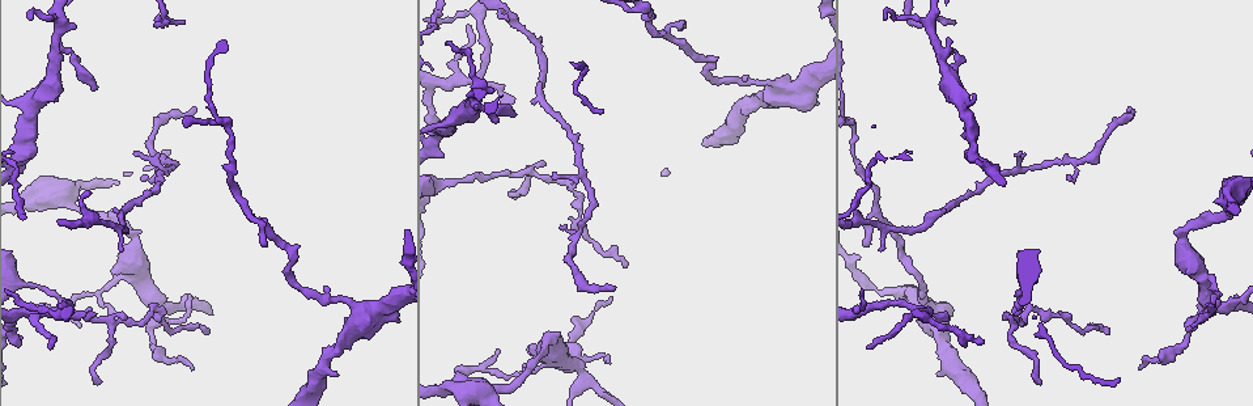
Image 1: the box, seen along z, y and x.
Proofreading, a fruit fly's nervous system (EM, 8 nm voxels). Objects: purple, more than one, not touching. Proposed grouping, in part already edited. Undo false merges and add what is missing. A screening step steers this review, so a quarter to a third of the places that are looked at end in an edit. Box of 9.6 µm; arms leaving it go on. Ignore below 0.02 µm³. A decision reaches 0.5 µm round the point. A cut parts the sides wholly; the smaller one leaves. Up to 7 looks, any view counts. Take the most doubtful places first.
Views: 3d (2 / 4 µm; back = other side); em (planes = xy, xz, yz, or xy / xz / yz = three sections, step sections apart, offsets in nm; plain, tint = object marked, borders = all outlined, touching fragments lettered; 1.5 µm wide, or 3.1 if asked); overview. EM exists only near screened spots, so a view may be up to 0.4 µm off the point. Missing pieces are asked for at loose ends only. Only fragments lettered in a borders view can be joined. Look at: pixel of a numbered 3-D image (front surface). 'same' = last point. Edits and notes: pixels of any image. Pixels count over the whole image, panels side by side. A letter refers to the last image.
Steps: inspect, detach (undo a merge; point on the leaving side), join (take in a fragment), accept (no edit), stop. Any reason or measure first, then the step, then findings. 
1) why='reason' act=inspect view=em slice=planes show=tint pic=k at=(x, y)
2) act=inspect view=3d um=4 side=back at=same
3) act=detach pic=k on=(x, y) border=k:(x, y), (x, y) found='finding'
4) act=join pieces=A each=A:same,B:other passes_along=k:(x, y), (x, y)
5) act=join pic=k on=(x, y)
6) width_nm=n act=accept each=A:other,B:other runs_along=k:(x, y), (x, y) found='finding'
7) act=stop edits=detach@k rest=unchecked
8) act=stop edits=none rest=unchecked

why='free end' act=inspect view=3d um=4 side=back pic=1 at=(99, 379)

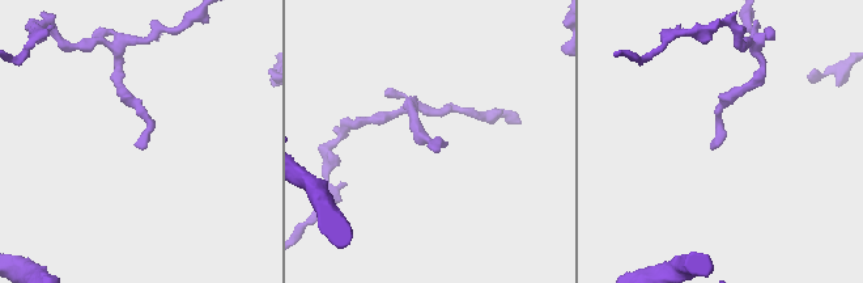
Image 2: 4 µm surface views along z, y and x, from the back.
why='need the tissue' act=inspect view=em slice=planes show=borders pic=2 at=(136, 145)

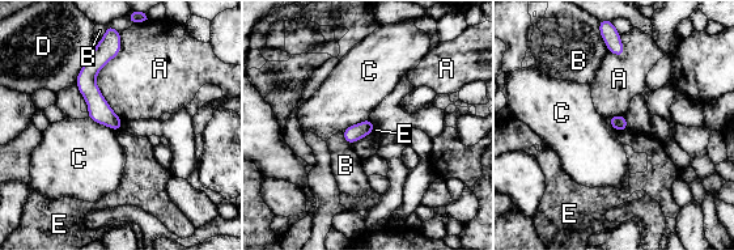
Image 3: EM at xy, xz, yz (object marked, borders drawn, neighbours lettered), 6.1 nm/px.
width_nm=100 act=accept each=A:other,B:other,C:other,D:other,E:other runs_along=3:(110, 47), (89, 90), (117, 126) found='no lettered fragment goes on from it'

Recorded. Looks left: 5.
why='free end' act=inspect view=em slice=yz step=4 show=borders pic=1 at=(51, 348)

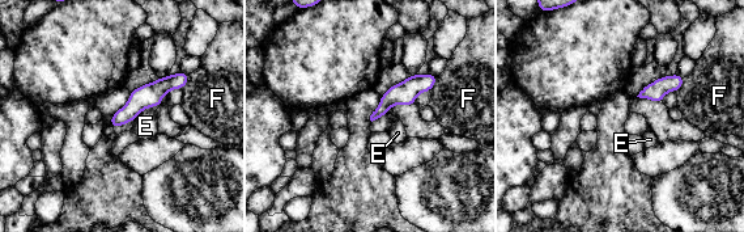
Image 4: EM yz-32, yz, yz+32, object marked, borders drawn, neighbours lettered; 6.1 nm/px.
width_nm=80 act=accept each=E:other,F:other runs_along=4:(183, 80), (144, 96), (113, 122) found='none of them fits'

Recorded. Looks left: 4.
why='tapers out' act=inspect view=3d um=4 side=back pic=1 at=(142, 181)

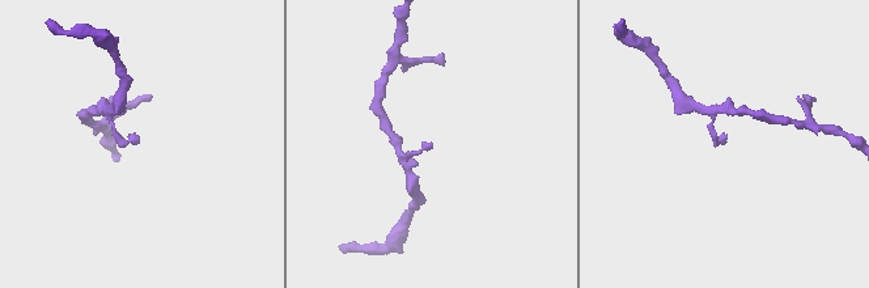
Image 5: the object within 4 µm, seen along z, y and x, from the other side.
act=inspect view=em slice=xz step=8 show=borders pic=5 at=(430, 145)

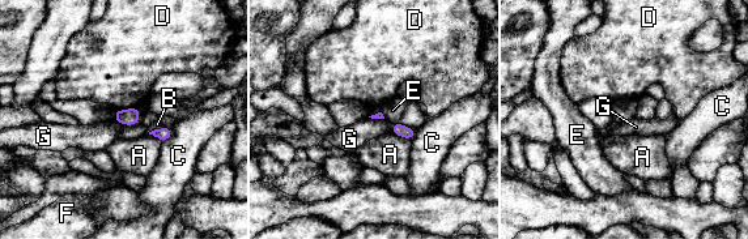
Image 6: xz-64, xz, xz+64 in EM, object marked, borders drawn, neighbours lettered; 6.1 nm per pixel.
why='another direction' act=inspect view=em slice=planes show=borders at=same

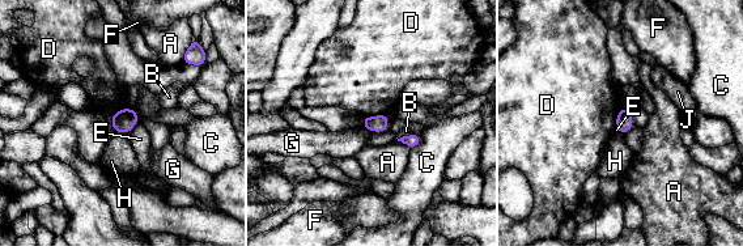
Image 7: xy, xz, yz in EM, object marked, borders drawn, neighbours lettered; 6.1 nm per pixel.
width_nm=110 longest_contact=D:150nm act=accept each=A:other,B:other,C:other,D:other,E:other,F:other,G:other,H:other,J:other found='no lettered fragment goes on from it'

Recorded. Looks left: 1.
act=stop edits=none rest=unchecked

